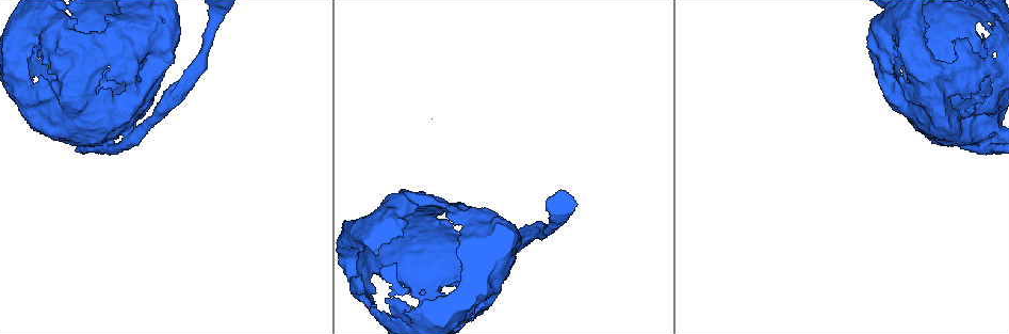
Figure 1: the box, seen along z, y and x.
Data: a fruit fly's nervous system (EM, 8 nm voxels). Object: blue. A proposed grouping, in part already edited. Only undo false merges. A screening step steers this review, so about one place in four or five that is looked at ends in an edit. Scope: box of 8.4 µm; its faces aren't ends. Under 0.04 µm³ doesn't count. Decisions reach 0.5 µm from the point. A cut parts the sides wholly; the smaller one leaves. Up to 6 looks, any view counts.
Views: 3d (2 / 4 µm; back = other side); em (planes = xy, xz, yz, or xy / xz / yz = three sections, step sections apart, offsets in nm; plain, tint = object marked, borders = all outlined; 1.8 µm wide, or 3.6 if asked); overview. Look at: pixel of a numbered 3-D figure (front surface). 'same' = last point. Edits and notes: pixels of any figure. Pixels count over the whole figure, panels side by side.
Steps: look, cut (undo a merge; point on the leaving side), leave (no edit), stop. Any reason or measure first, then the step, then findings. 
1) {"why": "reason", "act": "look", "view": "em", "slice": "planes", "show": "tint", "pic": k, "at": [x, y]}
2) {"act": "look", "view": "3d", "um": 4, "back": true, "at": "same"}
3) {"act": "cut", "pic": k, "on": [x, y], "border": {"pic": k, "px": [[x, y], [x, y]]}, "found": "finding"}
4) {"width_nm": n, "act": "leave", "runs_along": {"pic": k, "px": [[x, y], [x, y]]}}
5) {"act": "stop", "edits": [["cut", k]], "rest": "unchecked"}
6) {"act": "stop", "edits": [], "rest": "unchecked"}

{"why": "closes a loop", "act": "look", "view": "em", "slice": "planes", "show": "borders", "pic": 1, "at": [31, 69]}

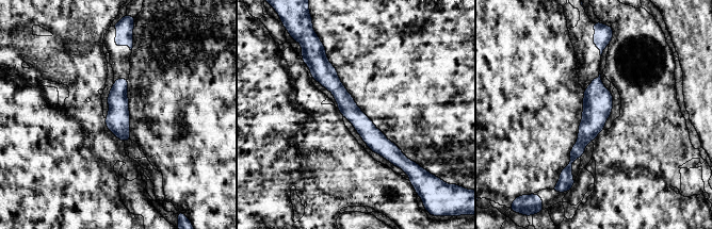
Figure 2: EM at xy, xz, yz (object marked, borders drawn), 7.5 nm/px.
{"act": "leave", "runs_along": {"pic": 2, "px": [[323, 63], [346, 107], [400, 163]]}, "found": "all the same neuron"}

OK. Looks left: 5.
{"why": "calibre changes", "act": "look", "view": "em", "slice": "planes", "show": "tint", "pic": 1, "at": [987, 23]}

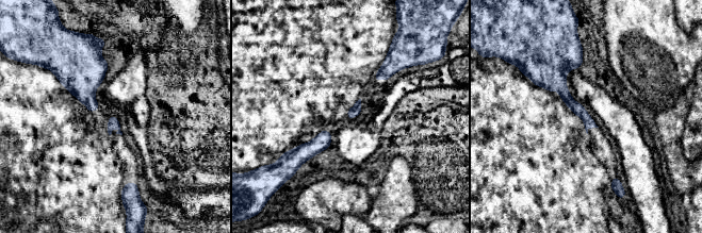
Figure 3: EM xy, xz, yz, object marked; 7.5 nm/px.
{"act": "leave", "found": "continuous, no second neuron"}

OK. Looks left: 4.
{"why": "a narrow waist", "act": "look", "view": "em", "slice": "xz", "step": 16, "show": "tint", "pic": 1, "at": [458, 206]}

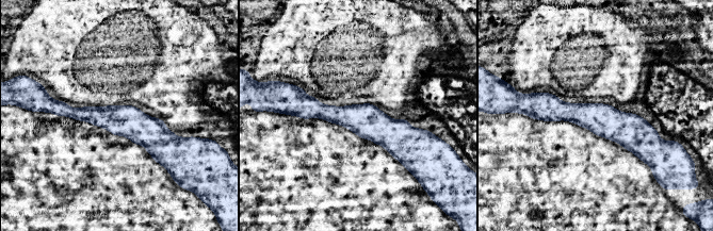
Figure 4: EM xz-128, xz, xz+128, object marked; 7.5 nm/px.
{"act": "look", "view": "em", "slice": "planes", "show": "tint", "at": "same"}

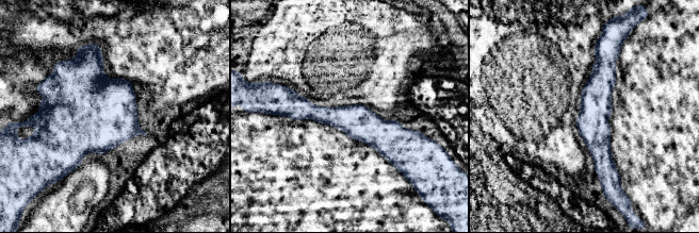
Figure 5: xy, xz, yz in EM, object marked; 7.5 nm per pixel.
{"act": "leave", "runs_along": {"pic": 5, "px": [[286, 109], [410, 133]]}, "found": "continuous, no second neuron"}

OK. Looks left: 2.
{"act": "stop", "edits": [], "rest": "unchecked"}

